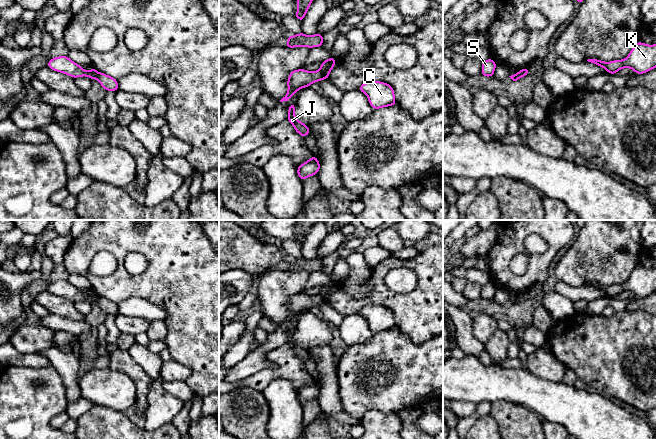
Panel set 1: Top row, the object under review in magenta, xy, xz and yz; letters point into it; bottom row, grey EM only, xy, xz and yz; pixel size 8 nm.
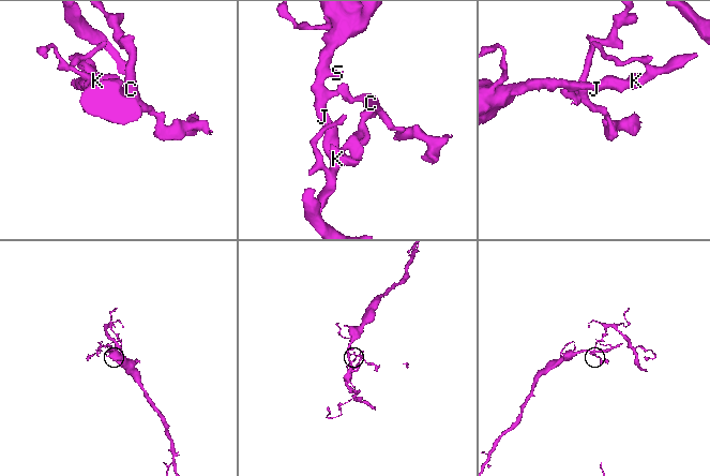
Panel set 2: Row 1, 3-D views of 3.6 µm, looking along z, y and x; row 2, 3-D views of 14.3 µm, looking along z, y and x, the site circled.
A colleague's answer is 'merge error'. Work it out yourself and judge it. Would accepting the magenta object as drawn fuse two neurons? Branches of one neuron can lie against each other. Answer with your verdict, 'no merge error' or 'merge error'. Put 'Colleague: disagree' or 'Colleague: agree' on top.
Colleague: agree
merge error

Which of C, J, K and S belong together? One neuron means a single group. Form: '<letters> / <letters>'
C / J K S

